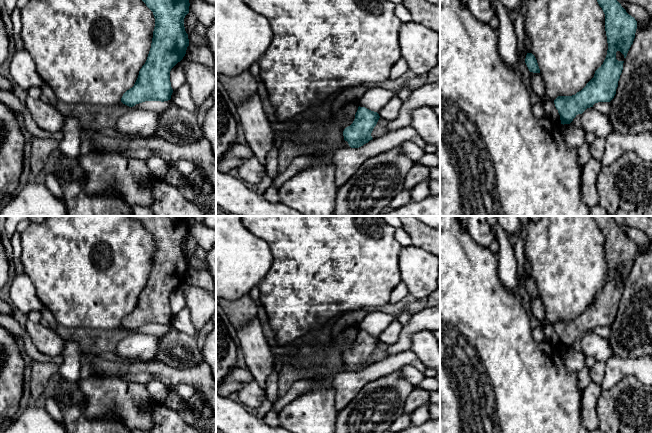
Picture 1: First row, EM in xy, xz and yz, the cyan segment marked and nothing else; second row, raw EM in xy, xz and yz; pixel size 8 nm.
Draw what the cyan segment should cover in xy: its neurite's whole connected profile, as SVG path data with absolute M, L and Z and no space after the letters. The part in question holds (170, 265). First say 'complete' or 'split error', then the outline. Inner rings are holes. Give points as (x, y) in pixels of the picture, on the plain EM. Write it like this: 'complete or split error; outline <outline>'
complete; outline M185 216L129 217L140 222L153 236L155 251L147 284L140 293L134 310L123 318L121 326L129 331L133 331L145 325L168 325L173 317L170 295L183 283L189 270L188 258L184 251L184 242L189 237L189 224Z

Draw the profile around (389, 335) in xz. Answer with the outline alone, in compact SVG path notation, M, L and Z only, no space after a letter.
M397 320L391 322L378 336L380 342L391 345L398 340L402 326Z

